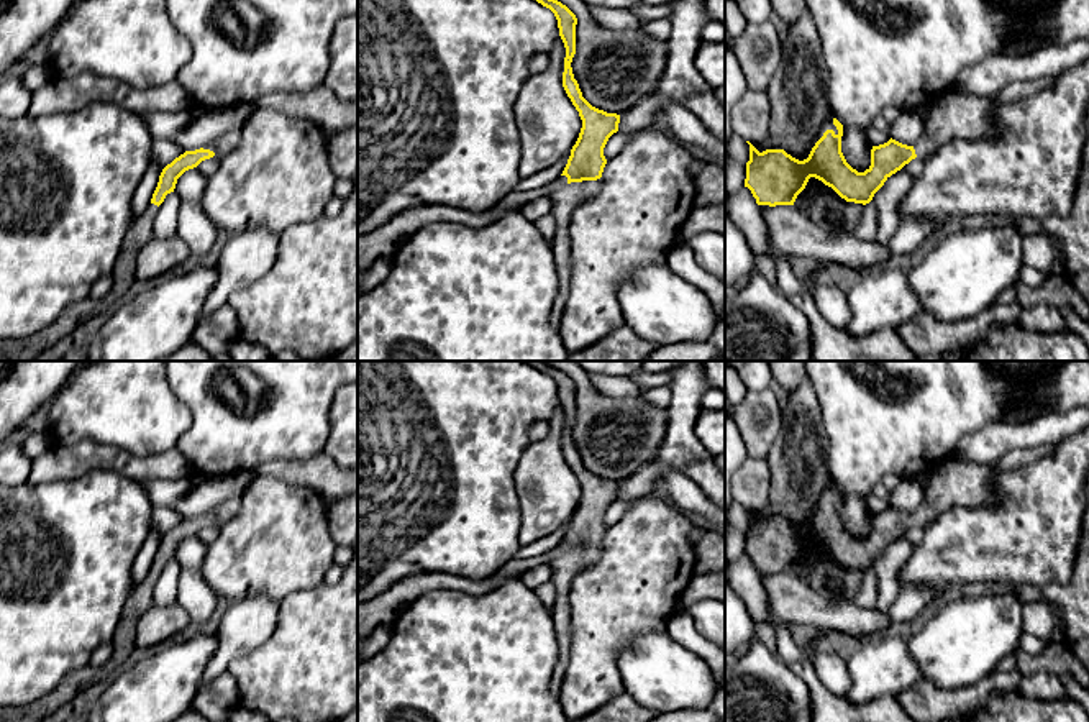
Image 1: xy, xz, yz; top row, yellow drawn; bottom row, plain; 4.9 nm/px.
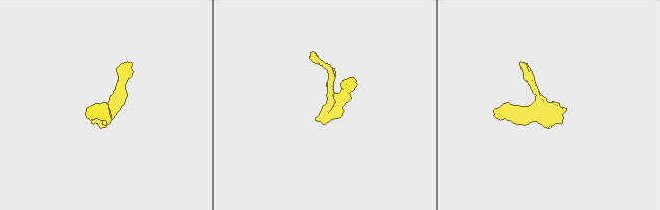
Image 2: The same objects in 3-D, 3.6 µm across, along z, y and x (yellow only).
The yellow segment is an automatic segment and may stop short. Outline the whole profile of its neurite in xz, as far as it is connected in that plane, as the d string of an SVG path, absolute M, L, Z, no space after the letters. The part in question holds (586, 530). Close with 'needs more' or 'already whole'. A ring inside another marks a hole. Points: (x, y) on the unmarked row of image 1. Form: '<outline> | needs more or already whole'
M523 361L543 374L549 376L559 395L559 404L566 415L563 455L579 479L582 496L571 523L561 543L567 545L567 551L553 561L554 574L551 583L556 587L556 602L553 607L553 622L558 643L558 661L551 674L549 691L559 697L561 683L569 663L569 589L572 579L586 568L595 564L600 558L600 545L607 527L604 515L608 505L618 499L620 482L607 481L592 474L579 456L572 441L572 425L576 422L576 382L561 369L549 366L546 361Z | needs more

